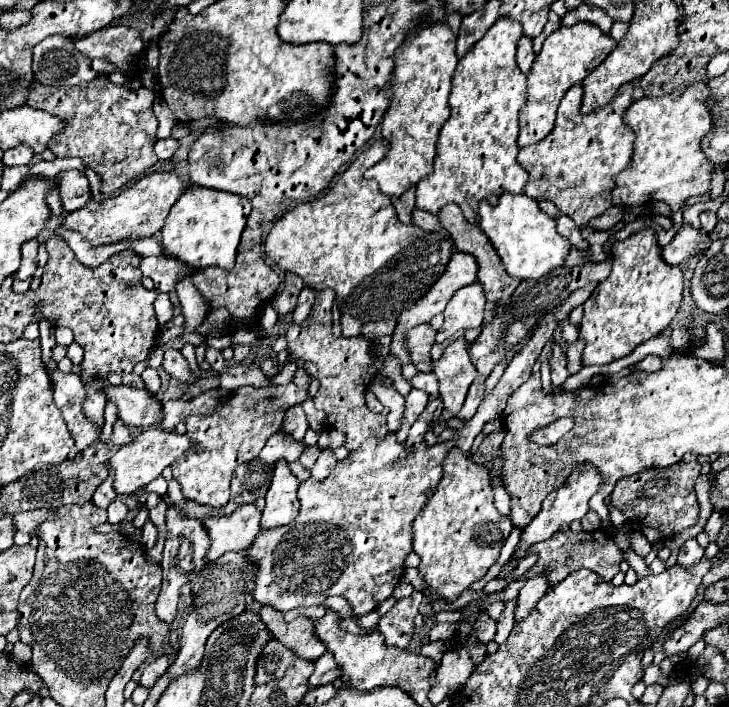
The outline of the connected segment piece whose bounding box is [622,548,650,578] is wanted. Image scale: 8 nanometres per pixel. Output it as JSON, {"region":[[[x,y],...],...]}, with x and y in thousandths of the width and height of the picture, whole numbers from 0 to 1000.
{"region":[[[861,775],[861,778],[853,778],[853,784],[856,784],[856,792],[864,798],[864,803],[870,803],[872,809],[875,809],[875,815],[881,818],[881,815],[886,815],[892,806],[889,806],[889,801],[886,801],[886,795],[883,795],[883,789],[878,789],[867,775]]]}

